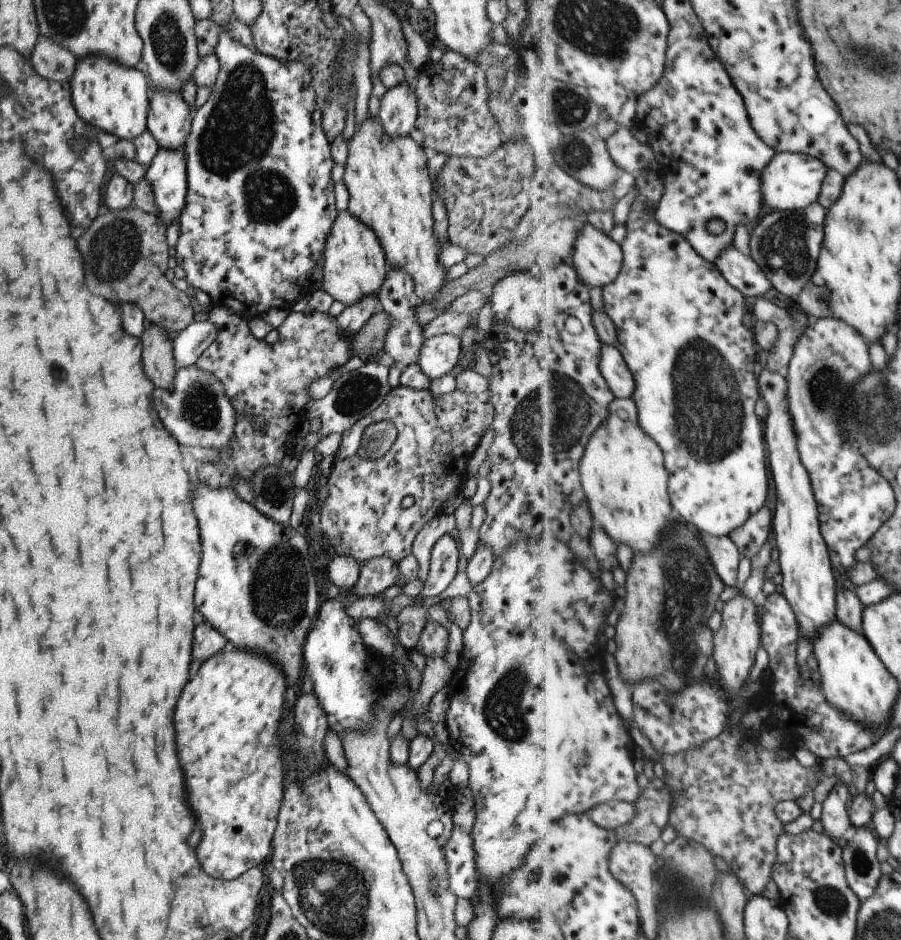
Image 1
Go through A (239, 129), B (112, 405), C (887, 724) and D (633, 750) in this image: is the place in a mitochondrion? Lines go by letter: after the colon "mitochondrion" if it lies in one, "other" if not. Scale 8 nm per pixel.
A: mitochondrion
B: other
C: other
D: other

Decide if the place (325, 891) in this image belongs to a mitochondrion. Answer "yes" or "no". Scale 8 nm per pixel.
yes

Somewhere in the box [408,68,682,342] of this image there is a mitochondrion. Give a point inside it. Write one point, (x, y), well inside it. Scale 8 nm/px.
(571, 109)

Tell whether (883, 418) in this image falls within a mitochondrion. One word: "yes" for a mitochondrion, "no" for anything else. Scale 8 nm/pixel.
yes

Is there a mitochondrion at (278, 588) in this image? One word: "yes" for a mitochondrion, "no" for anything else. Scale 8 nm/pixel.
yes

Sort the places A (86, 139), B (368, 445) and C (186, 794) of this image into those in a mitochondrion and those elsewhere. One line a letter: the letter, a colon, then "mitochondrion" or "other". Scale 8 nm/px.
A: other
B: mitochondrion
C: other

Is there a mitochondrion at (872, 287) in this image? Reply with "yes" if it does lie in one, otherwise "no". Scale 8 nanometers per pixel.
no

